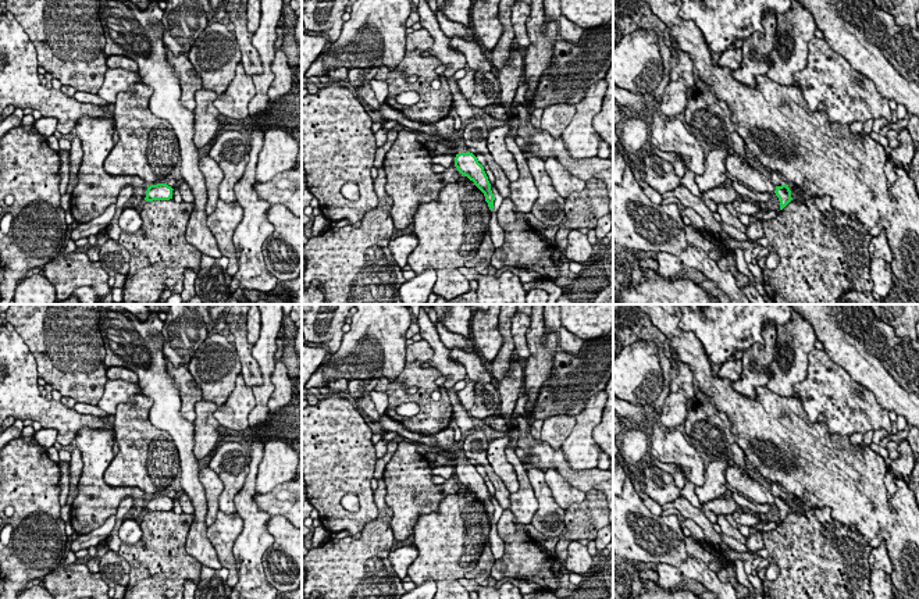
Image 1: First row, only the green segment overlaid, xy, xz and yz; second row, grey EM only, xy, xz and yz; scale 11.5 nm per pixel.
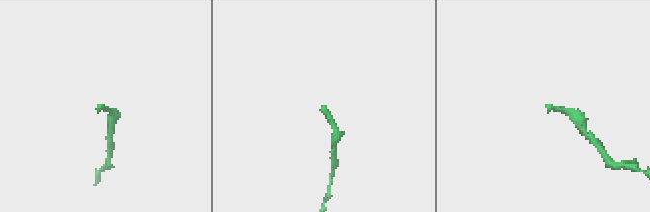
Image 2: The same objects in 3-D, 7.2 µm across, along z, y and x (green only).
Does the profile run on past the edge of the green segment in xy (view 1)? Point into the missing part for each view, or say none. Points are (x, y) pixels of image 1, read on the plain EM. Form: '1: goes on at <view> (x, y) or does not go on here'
1: does not go on here

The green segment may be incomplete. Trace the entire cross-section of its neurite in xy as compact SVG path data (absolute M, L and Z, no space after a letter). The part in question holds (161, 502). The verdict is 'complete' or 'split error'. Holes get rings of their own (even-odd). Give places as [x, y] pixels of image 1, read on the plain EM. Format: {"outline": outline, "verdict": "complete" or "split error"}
{"outline": "M157 495L157 496L150 496L147 498L146 502L146 513L153 513L153 511L170 511L172 510L172 499L168 498L167 495Z", "verdict": "complete"}

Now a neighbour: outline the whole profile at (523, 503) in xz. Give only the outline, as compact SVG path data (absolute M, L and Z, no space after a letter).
M506 453L506 459L513 466L519 479L519 491L516 493L510 493L513 523L523 525L531 524L532 516L538 509L538 500L528 479L526 464L516 453Z

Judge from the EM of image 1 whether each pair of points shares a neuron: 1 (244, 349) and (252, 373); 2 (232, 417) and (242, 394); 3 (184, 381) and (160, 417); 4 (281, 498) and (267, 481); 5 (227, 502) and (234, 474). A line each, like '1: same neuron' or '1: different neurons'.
1: same neuron
2: same neuron
3: different neurons
4: different neurons
5: same neuron

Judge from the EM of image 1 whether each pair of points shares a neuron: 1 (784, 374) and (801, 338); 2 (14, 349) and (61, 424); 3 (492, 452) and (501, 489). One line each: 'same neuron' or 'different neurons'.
1: same neuron
2: same neuron
3: different neurons

